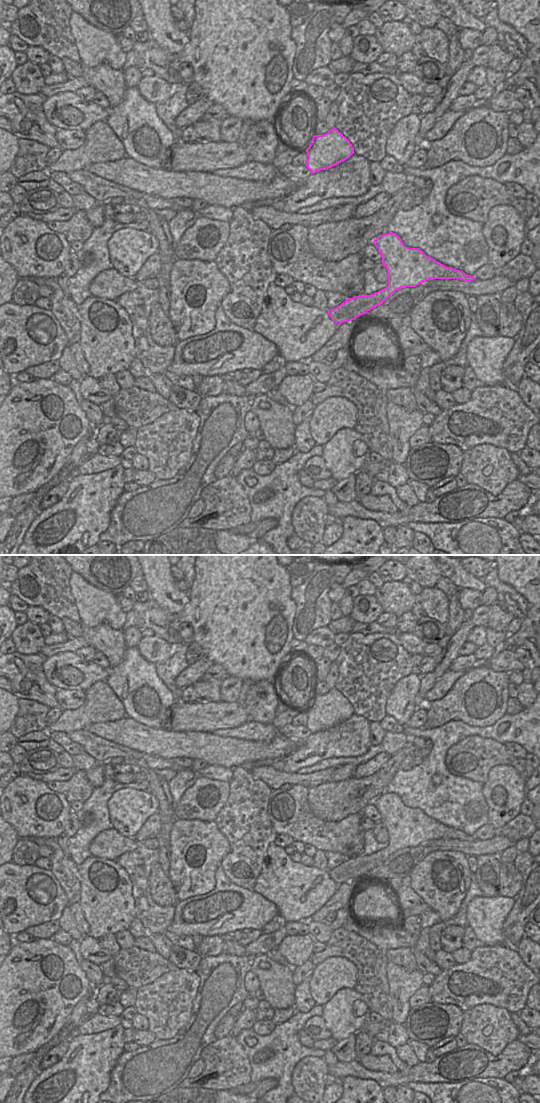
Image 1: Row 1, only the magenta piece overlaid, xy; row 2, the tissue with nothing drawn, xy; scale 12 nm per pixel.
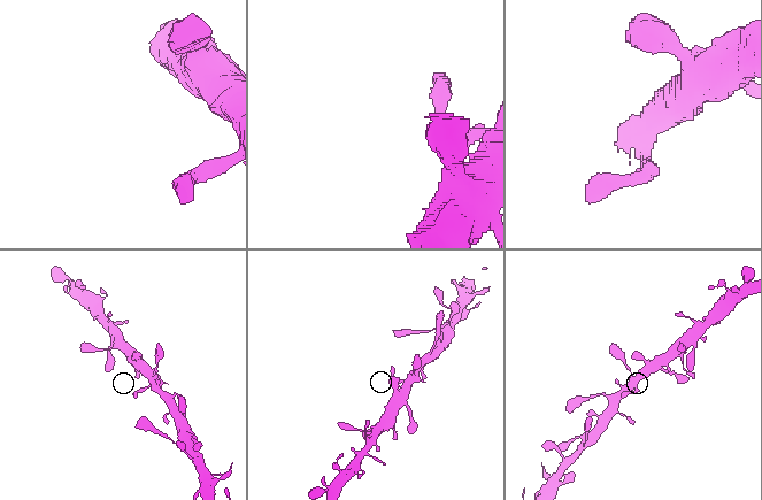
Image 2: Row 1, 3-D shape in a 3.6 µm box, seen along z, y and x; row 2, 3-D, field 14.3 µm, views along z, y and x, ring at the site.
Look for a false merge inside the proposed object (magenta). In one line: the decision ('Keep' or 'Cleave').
Keep

